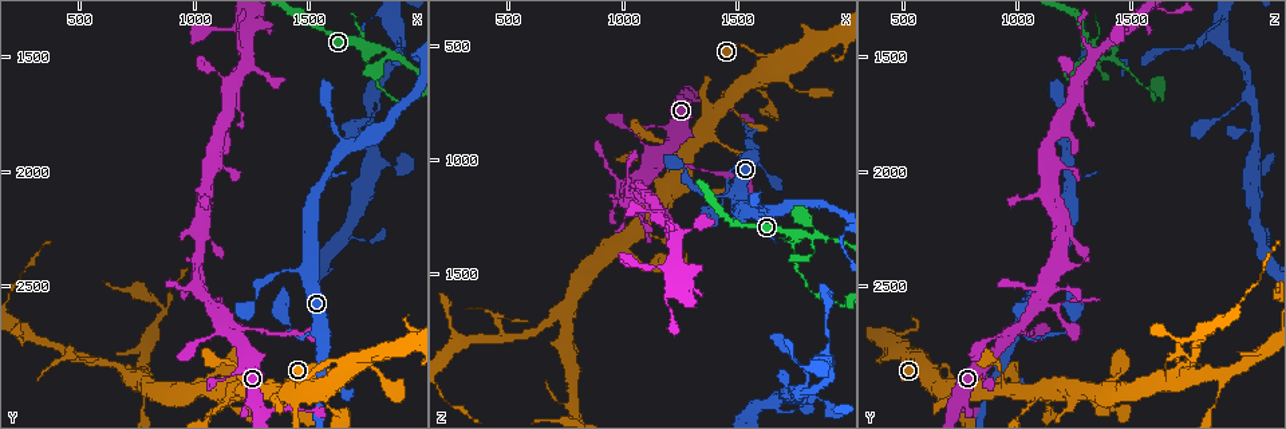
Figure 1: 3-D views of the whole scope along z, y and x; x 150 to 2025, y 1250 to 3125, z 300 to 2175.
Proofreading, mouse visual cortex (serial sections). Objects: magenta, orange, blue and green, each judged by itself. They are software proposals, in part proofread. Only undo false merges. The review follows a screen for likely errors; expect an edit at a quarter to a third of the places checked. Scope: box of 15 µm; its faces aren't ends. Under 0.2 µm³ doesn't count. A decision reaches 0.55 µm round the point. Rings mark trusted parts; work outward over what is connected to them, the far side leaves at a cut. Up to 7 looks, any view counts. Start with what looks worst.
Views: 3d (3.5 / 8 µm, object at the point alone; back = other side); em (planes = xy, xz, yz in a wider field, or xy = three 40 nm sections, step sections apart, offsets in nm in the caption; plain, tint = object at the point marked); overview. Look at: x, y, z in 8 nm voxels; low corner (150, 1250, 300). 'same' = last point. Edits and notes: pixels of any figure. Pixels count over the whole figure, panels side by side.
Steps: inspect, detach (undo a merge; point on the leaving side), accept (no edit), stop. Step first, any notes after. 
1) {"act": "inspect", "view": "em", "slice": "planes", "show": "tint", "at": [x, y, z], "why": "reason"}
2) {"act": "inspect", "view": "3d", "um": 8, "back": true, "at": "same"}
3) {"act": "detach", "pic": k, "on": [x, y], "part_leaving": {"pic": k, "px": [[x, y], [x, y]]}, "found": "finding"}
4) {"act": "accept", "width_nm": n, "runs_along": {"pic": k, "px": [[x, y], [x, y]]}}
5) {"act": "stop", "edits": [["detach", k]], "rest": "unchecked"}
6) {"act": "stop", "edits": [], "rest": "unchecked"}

{"act": "inspect", "view": "3d", "um": 3.5, "at": [1640, 2850, 550], "why": "three-way junction"}

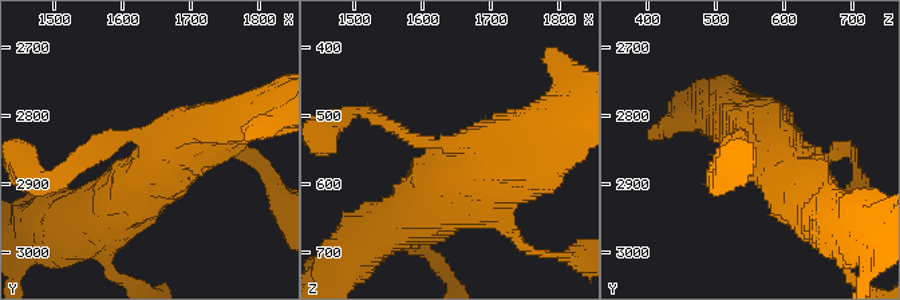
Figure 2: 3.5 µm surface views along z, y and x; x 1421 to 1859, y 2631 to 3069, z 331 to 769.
{"act": "inspect", "view": "em", "slice": "xy", "step": 1, "show": "plain", "at": [1645, 2850, 555]}

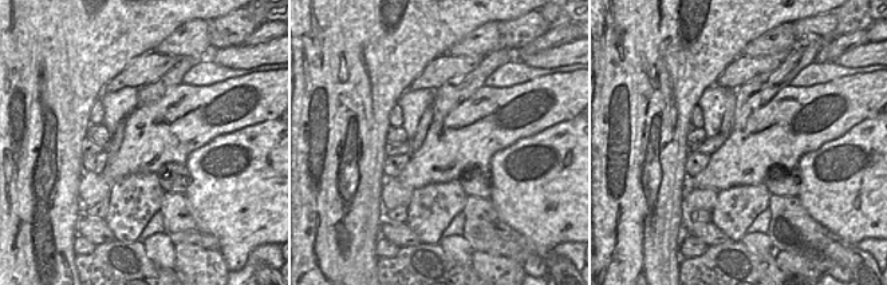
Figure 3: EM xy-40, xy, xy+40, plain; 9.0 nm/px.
{"act": "inspect", "view": "em", "slice": "xy", "step": 1, "show": "tint", "at": "same", "why": "where the object lies"}

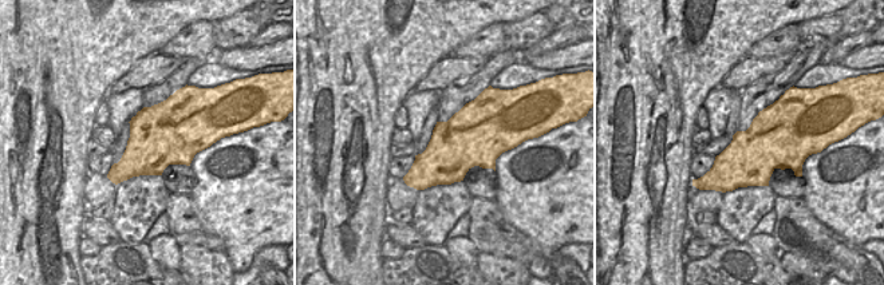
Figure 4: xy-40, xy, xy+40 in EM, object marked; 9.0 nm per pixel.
{"act": "accept", "runs_along": {"pic": 2, "px": [[721, 161], [745, 137], [809, 198]]}, "found": "all the same cell"}

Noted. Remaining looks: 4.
{"act": "inspect", "view": "3d", "um": 3.5, "at": [1920, 1700, 1610]}

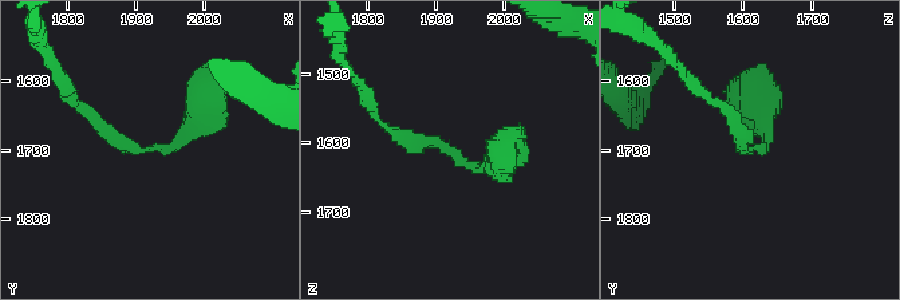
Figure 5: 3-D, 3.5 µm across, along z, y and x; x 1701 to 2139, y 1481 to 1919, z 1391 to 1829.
{"act": "inspect", "view": "em", "slice": "xy", "step": 1, "show": "tint", "at": [1925, 1700, 1615], "arm_widths_nm": [150, 400], "why": "now the EM"}

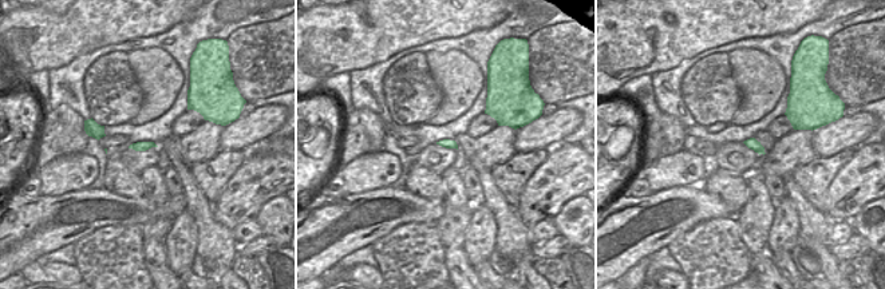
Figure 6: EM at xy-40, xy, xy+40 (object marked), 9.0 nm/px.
{"act": "accept", "runs_along": {"pic": 5, "px": [[382, 123], [472, 169], [501, 154]]}, "found": "one cell here"}

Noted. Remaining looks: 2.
{"act": "inspect", "view": "3d", "um": 3.5, "at": [1160, 2710, 990], "why": "sudden change in width"}

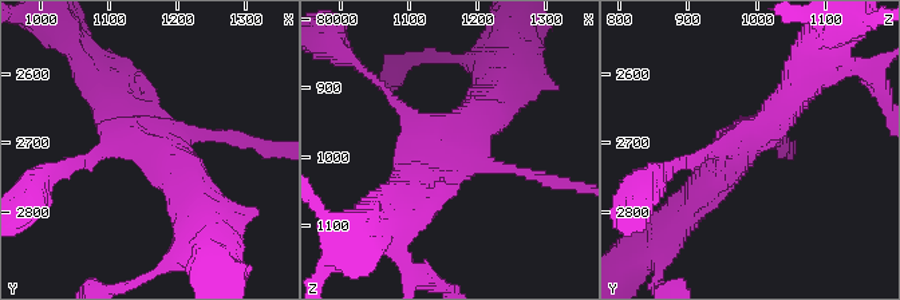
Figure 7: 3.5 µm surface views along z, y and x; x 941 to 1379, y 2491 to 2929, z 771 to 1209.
{"act": "inspect", "view": "em", "slice": "xy", "step": 3, "show": "tint", "at": [1170, 2705, 980], "why": "now the EM"}

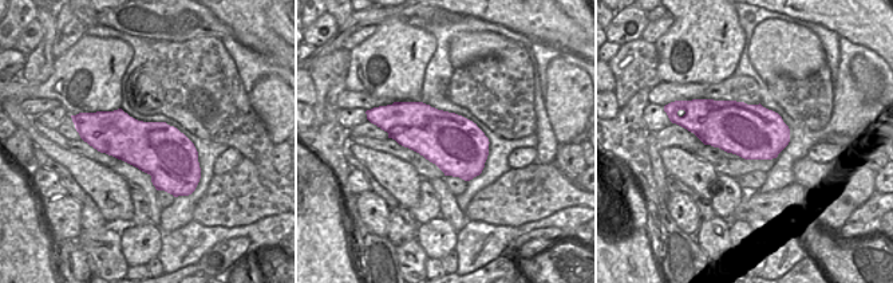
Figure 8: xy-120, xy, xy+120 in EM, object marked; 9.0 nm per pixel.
{"act": "accept", "width_nm": 500, "runs_along": {"pic": 7, "px": [[690, 208], [800, 89]]}, "found": "one cell here"}

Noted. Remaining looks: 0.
{"act": "stop", "edits": [], "rest": "unchecked"}

